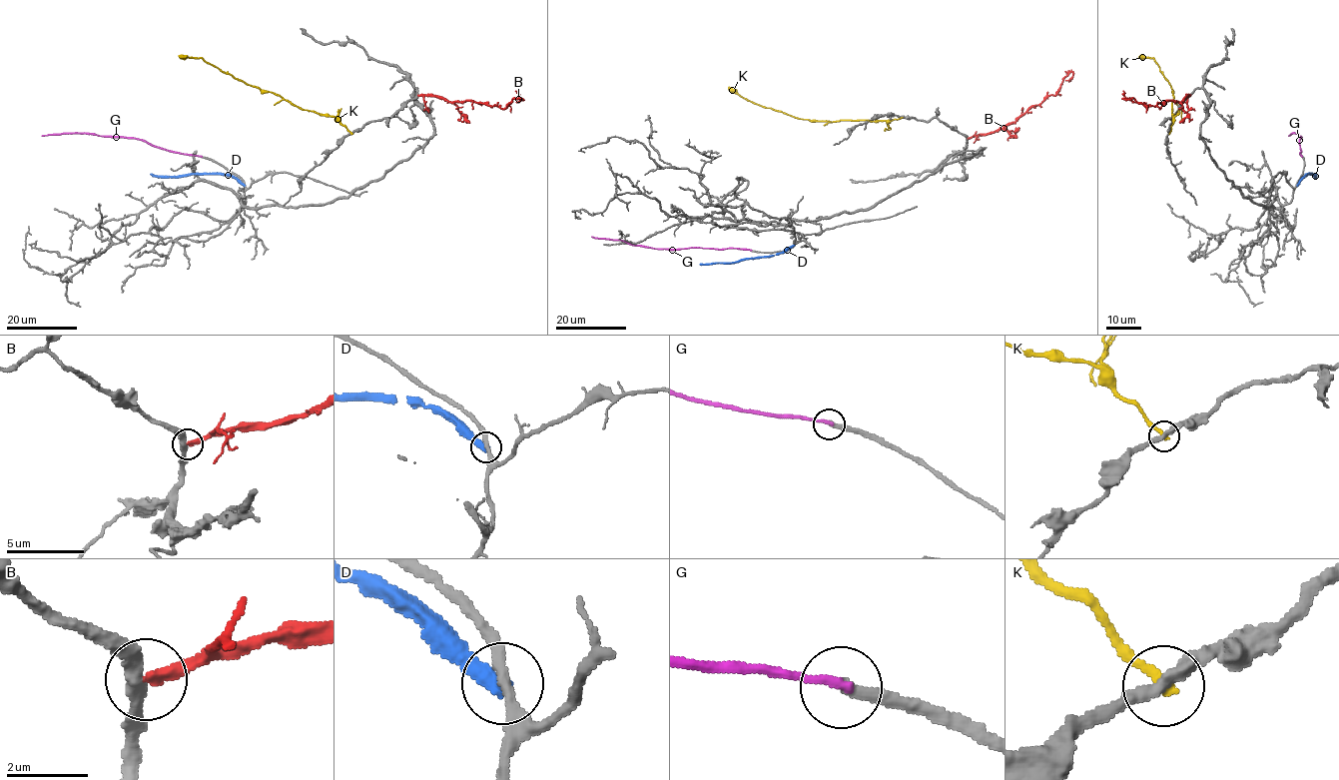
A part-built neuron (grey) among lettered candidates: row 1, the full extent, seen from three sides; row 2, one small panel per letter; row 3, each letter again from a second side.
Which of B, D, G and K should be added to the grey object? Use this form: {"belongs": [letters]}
{"belongs": []}

